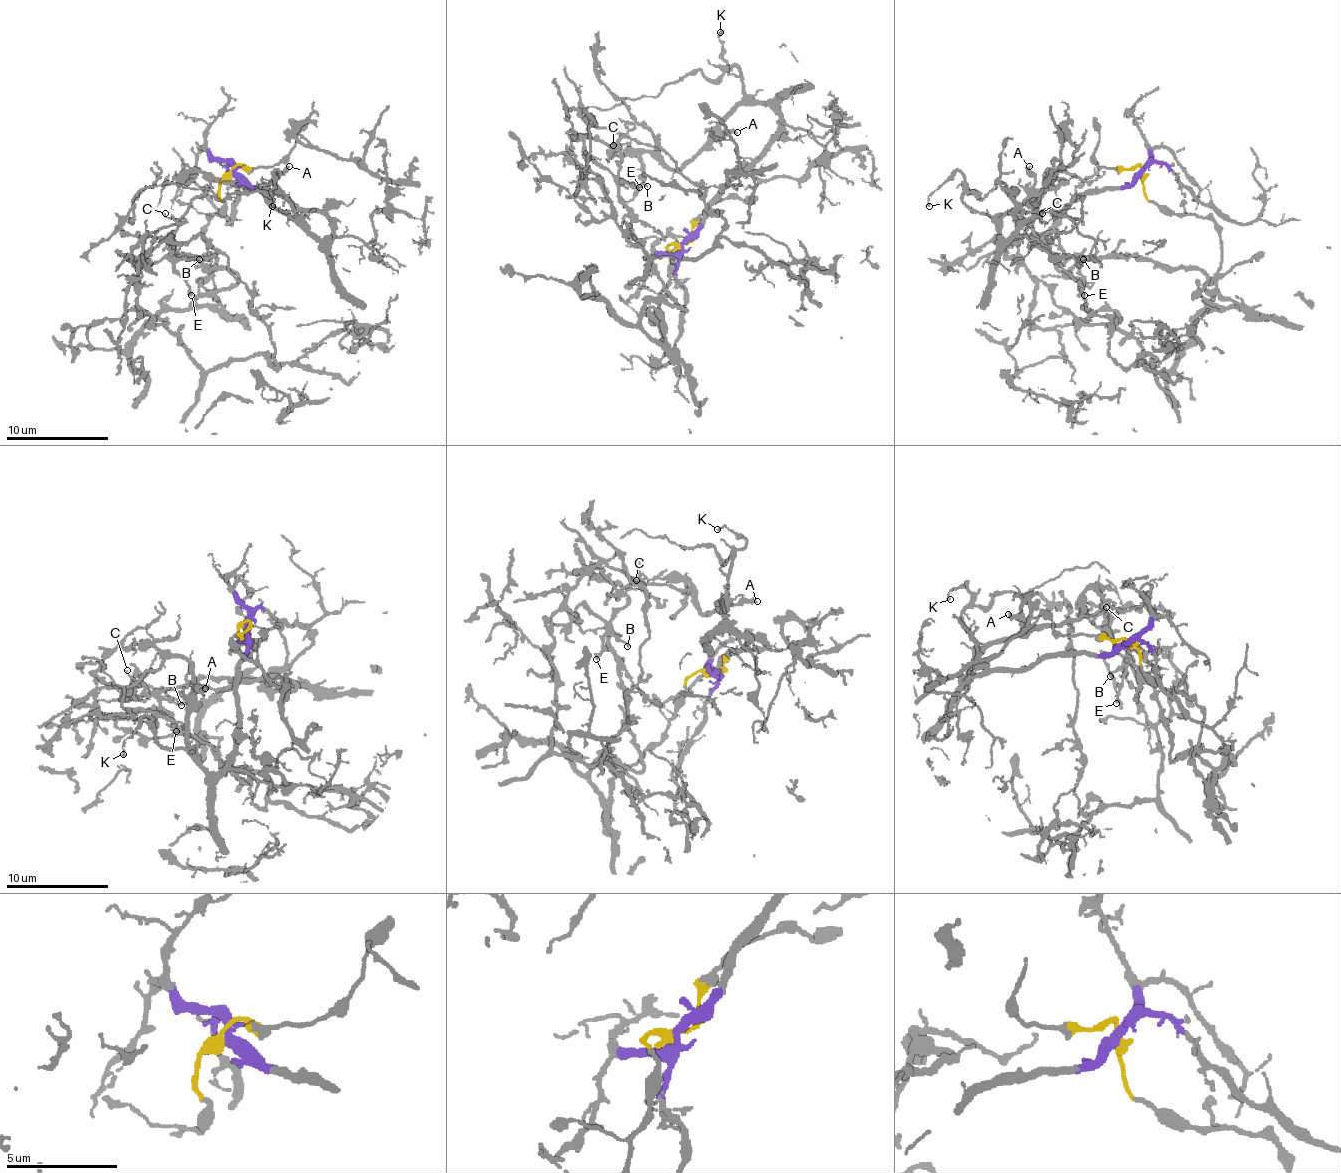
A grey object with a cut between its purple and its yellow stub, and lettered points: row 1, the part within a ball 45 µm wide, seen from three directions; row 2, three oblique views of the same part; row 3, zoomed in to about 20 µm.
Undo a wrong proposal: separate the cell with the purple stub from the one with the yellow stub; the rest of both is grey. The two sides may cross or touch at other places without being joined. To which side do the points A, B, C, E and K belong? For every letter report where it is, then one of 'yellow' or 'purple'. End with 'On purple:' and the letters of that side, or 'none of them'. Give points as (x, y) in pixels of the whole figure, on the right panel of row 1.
A: at (1029, 166); purple
B: at (1083, 259); yellow
C: at (1042, 213); purple
E: at (1084, 295); yellow
K: at (929, 206); purple
On purple: A, C, K

